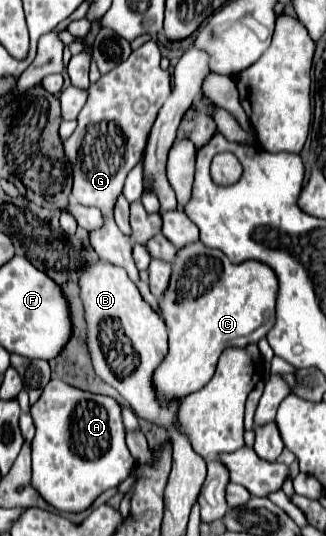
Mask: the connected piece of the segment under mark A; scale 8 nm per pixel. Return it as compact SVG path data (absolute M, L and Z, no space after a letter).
M51 380L43 390L41 398L33 404L31 416L35 420L35 438L33 438L33 488L57 510L81 512L87 510L93 500L107 488L115 488L127 476L135 460L125 444L125 428L121 422L121 406L109 396L97 396L71 388L61 380Z

